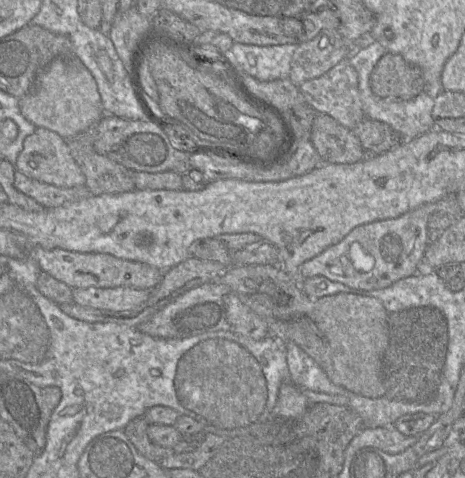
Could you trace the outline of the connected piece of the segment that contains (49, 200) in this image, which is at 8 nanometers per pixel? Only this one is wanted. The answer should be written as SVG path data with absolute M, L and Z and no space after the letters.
M17 169L14 172L14 186L44 208L63 206L92 195L85 185L71 188L58 187L33 179Z

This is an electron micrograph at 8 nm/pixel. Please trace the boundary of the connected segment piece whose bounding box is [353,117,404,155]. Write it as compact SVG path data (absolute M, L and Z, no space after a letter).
M368 117L358 123L353 132L364 149L372 150L378 155L395 148L404 141L388 124Z

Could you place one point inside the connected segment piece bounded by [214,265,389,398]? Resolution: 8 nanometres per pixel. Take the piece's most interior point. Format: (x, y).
(346, 334)

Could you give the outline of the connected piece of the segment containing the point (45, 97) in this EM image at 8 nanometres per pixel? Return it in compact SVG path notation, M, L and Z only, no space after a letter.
M59 56L42 68L32 89L19 99L19 107L35 127L52 130L64 139L95 125L106 114L95 78L76 56Z

